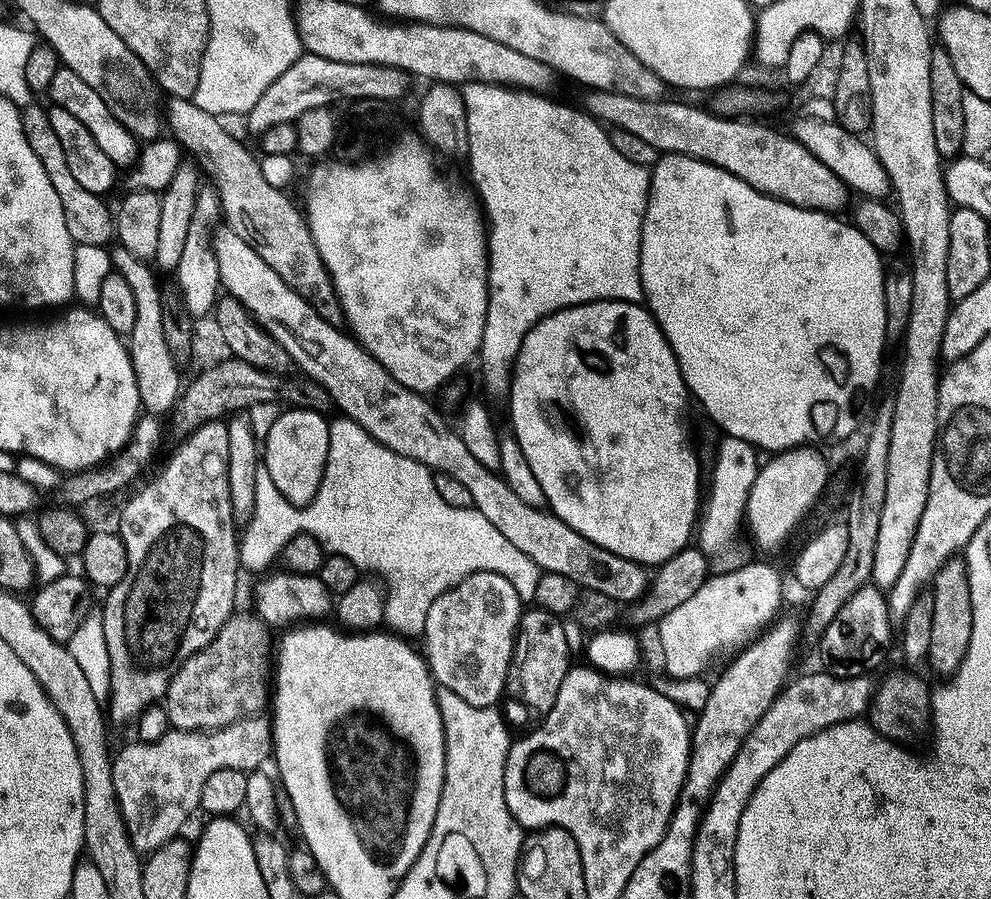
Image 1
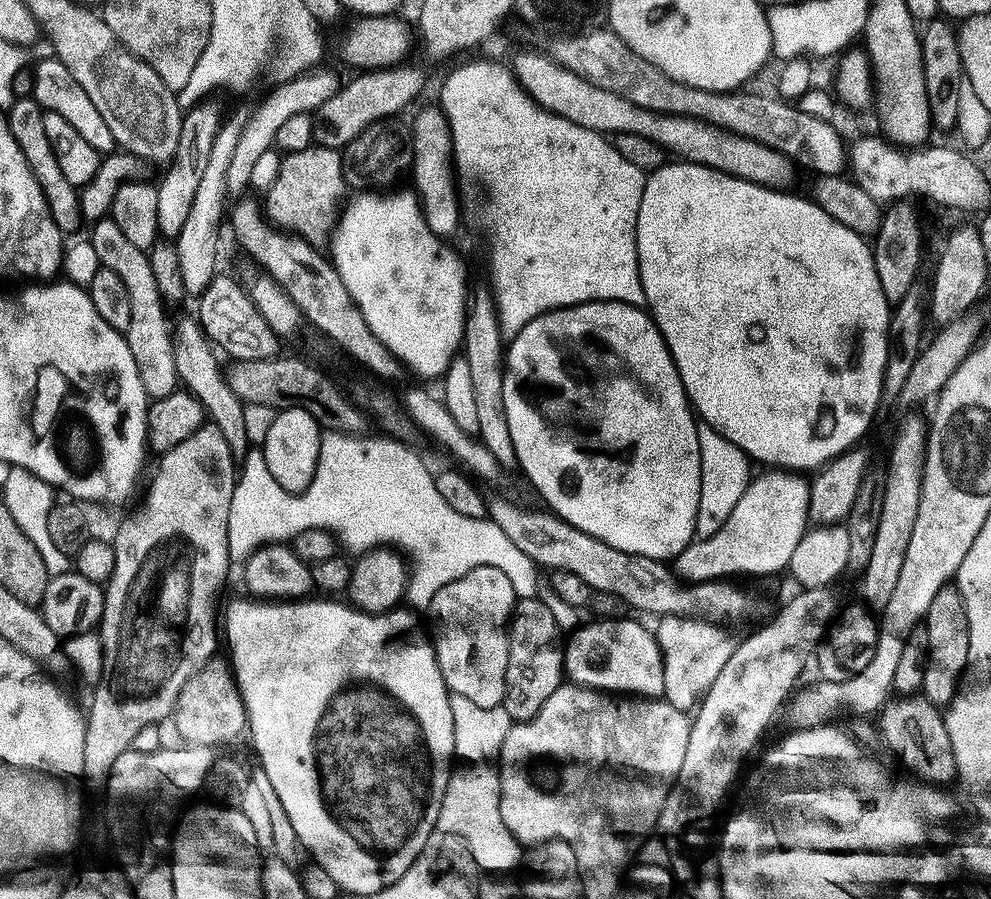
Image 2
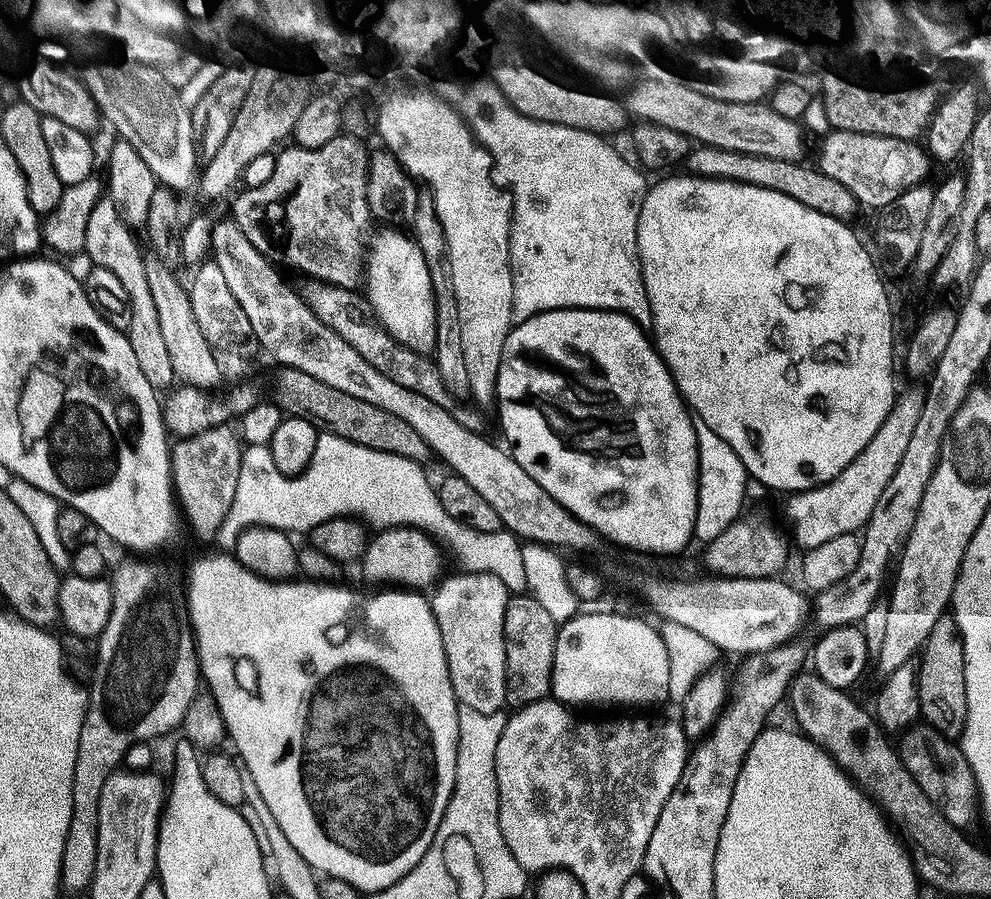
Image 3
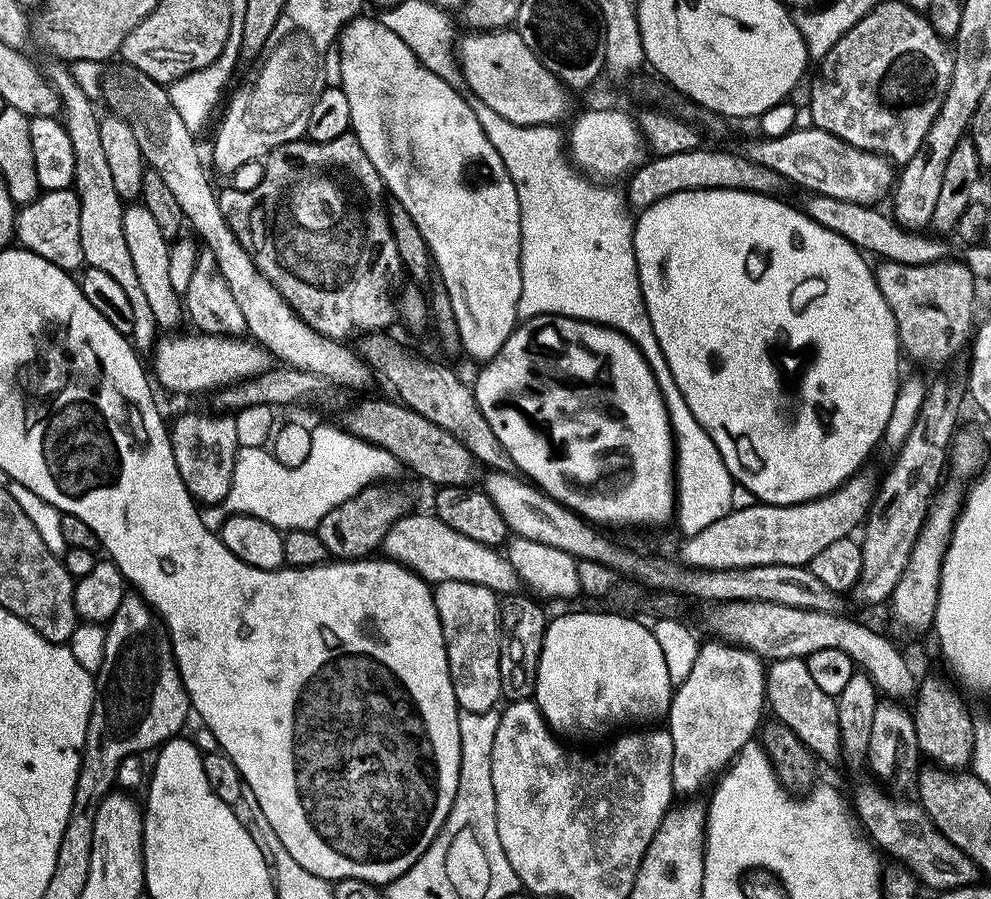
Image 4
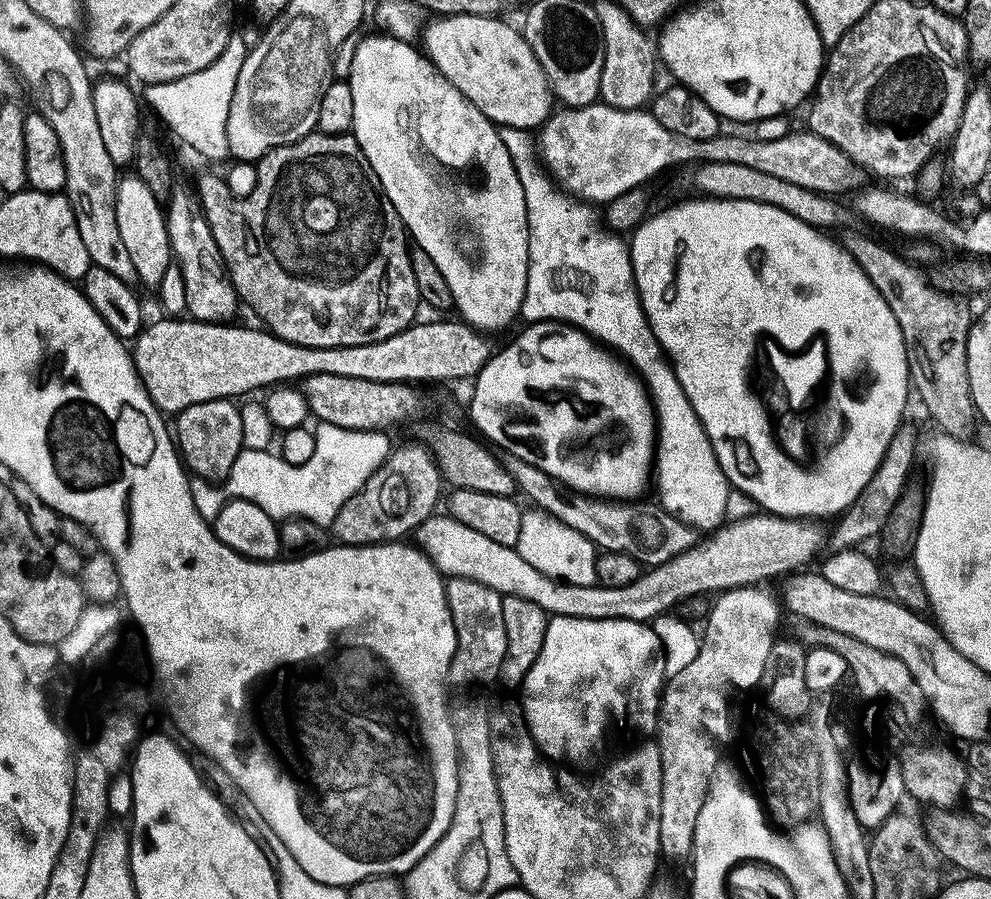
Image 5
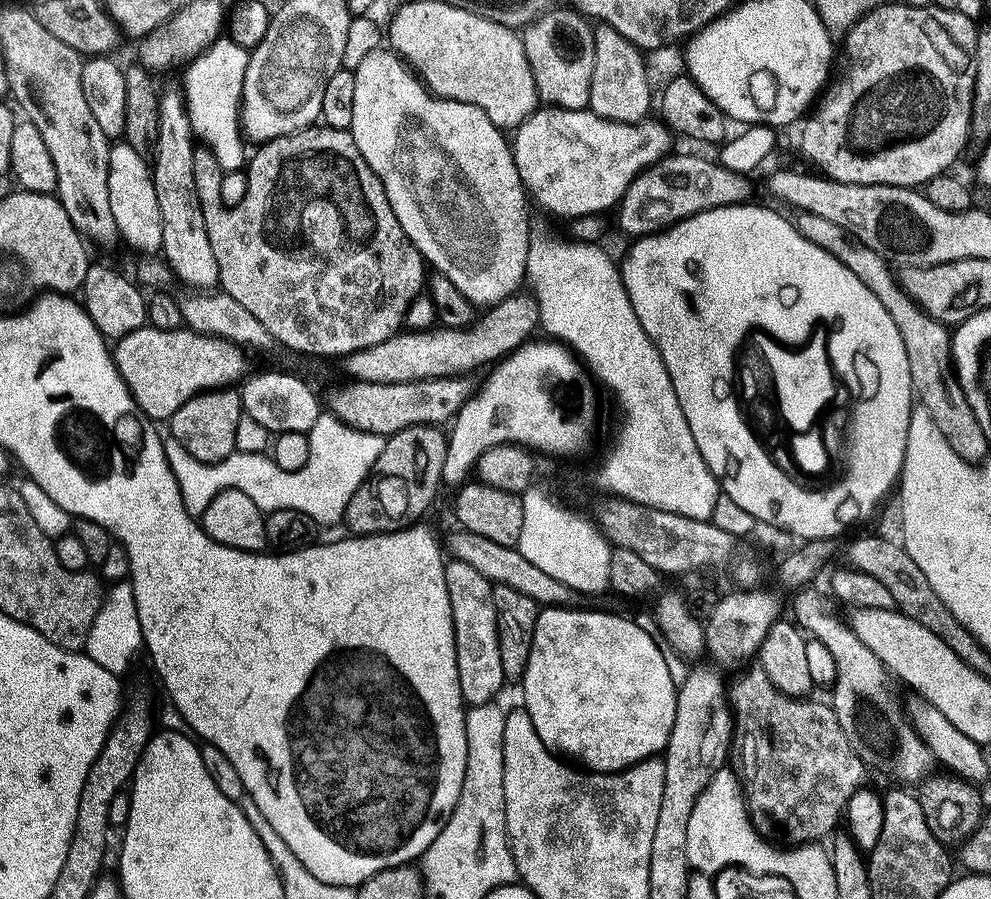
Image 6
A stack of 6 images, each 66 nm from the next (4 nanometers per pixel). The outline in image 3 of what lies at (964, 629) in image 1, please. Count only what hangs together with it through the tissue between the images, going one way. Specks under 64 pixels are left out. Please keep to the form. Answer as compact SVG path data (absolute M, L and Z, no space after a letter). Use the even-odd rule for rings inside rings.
M945 616L934 626L933 634L927 640L920 656L917 676L919 678L919 706L923 721L935 729L941 736L949 740L963 737L965 722L968 720L968 703L966 702L966 674L964 642L953 617Z

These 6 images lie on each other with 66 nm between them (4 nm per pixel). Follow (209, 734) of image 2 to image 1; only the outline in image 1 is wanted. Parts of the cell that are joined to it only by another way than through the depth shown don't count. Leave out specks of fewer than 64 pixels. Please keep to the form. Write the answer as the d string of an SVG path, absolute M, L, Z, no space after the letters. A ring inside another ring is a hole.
M243 610L233 613L214 642L187 660L172 679L164 699L164 707L175 731L216 731L261 713L259 711L270 698L274 644L270 642L269 630L269 625L255 613L248 614Z

